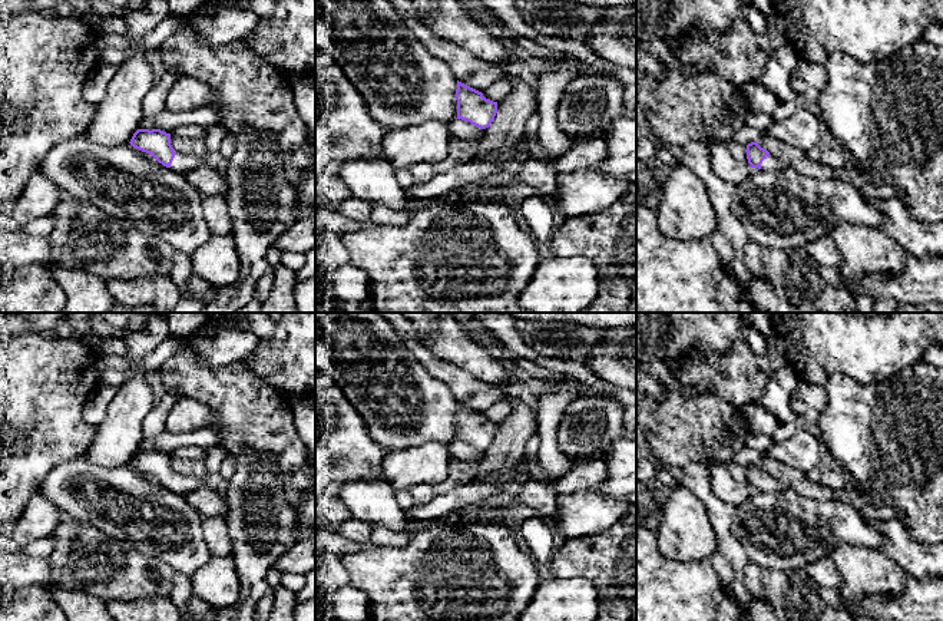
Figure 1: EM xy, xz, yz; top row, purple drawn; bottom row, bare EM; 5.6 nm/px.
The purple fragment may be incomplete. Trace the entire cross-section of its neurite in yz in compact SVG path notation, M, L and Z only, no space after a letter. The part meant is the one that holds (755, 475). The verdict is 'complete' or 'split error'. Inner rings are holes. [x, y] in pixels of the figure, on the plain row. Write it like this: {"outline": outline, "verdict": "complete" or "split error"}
{"outline": "M757 462L748 465L745 473L751 489L772 493L785 488L782 483L772 479L767 470L761 469Z", "verdict": "split error"}

